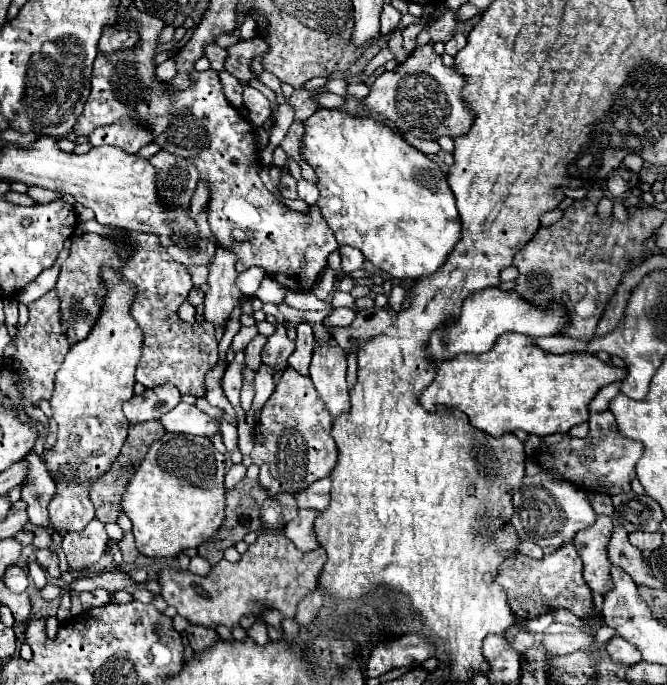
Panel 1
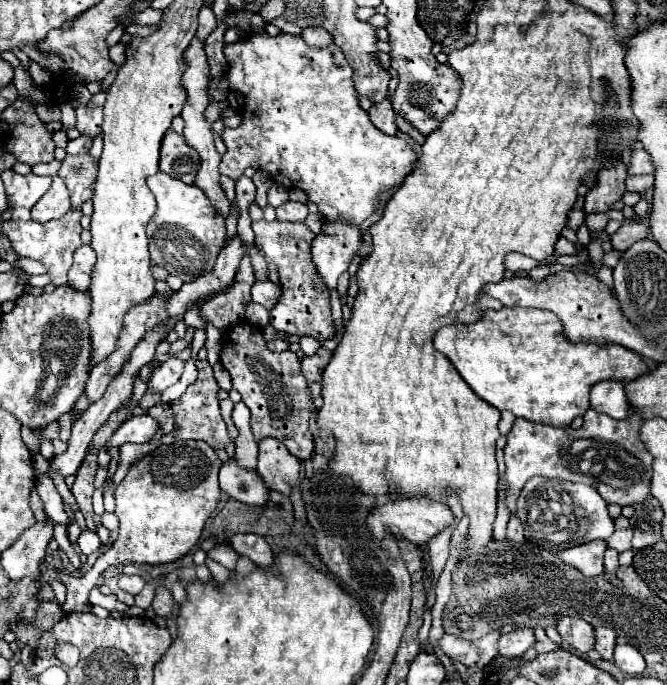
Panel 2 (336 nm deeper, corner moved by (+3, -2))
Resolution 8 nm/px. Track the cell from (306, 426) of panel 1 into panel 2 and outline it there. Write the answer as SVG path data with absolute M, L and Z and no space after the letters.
M239 322L227 332L221 362L231 374L233 388L243 396L245 406L251 410L251 430L255 442L265 438L277 438L299 460L311 460L315 454L315 436L309 430L309 418L315 400L309 392L309 384L301 372L299 358L291 352L271 352L265 346L261 330L249 322Z

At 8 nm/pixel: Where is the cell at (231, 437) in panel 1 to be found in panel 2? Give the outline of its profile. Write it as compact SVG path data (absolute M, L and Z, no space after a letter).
M197 360L197 368L199 368L197 380L185 390L185 394L175 402L175 406L171 404L171 408L175 412L177 438L179 440L203 440L203 442L213 446L222 462L227 462L230 457L224 450L224 446L231 439L228 435L227 425L220 412L219 402L217 402L219 386L217 386L217 382L213 378L213 370L211 370L211 366L207 362Z

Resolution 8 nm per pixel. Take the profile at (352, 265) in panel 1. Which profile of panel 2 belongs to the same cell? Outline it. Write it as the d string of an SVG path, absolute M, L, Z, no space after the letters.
M325 222L321 234L315 238L311 254L317 274L325 288L333 292L337 278L349 268L351 260L361 248L361 230L357 226L343 226L343 222Z

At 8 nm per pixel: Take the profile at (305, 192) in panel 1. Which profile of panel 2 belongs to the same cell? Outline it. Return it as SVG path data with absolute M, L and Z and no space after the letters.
M285 202L277 208L277 220L287 222L303 222L307 218L307 206L301 202Z

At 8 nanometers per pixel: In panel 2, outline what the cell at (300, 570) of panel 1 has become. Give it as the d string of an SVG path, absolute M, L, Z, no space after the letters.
M121 574L121 578L119 578L119 588L125 590L125 592L139 594L143 586L145 586L145 578L143 576L125 576L125 574Z

